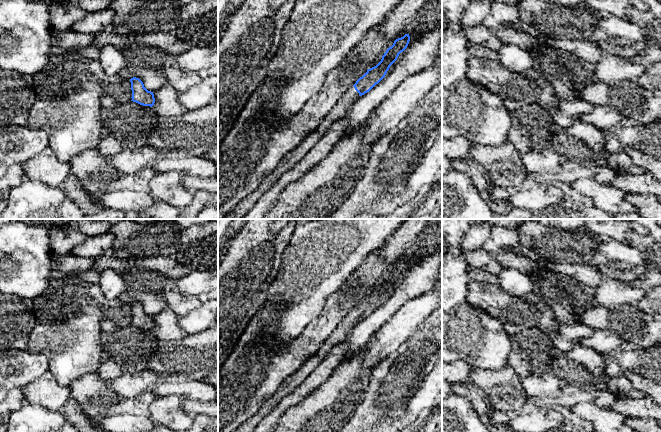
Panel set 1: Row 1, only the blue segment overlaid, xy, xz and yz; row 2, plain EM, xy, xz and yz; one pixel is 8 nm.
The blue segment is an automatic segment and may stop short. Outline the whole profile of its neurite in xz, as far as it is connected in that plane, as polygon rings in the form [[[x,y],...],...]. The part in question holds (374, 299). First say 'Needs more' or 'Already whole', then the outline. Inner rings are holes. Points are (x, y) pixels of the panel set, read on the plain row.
Needs more. [[[409,258],[394,265],[389,271],[381,285],[360,301],[356,307],[345,316],[338,324],[333,333],[322,343],[317,352],[310,357],[295,373],[288,377],[279,389],[263,403],[261,408],[248,421],[244,422],[235,432],[252,432],[253,429],[272,411],[279,402],[296,387],[298,387],[317,365],[328,355],[328,353],[338,344],[342,343],[349,335],[355,325],[362,319],[369,316],[386,299],[390,290],[397,284],[399,278],[403,276],[410,265]]]

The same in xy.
Already whole. [[[136,301],[130,303],[131,306],[131,314],[132,314],[132,324],[143,330],[152,331],[155,327],[154,318],[151,315],[148,315],[143,306]]]

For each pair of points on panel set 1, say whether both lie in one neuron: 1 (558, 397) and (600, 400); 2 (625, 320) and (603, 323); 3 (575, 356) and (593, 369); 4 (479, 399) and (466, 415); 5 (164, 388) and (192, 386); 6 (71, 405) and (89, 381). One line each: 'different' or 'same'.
1: same
2: same
3: same
4: different
5: same
6: different

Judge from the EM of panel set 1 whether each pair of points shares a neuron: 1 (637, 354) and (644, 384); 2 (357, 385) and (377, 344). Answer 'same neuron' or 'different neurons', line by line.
1: same neuron
2: different neurons

